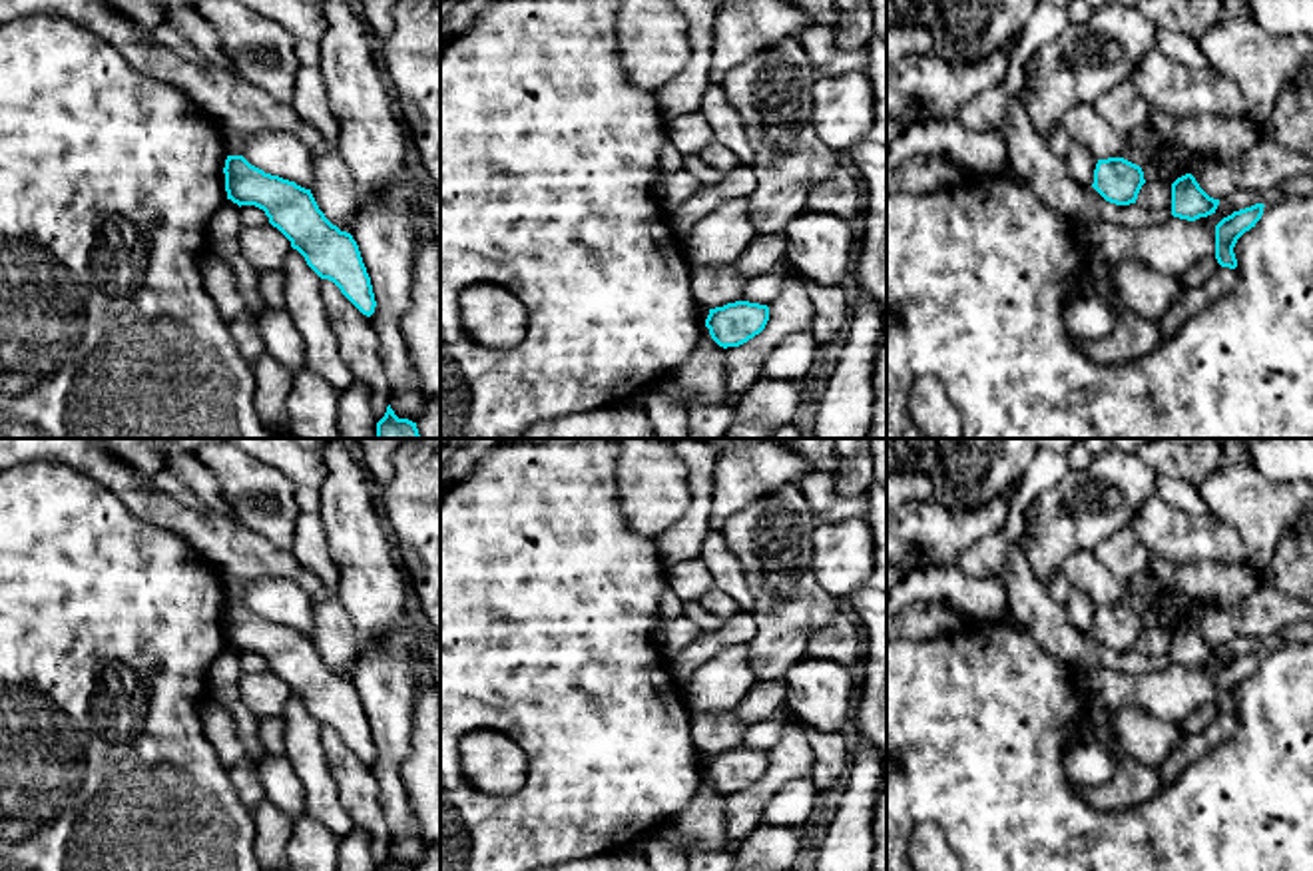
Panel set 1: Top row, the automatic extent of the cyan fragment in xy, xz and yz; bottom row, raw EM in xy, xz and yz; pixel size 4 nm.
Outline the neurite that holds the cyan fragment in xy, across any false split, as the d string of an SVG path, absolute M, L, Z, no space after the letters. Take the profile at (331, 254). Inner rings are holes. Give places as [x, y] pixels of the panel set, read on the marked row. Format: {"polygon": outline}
{"polygon": "M227 155L223 173L227 199L263 209L321 279L333 281L363 315L375 313L377 301L357 241L325 217L311 189L265 173L243 155Z"}

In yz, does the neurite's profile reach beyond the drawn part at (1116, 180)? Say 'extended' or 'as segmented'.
as segmented

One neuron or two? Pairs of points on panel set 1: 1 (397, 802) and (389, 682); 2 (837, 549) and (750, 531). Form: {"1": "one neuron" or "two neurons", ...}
{"1": "one neuron", "2": "two neurons"}

